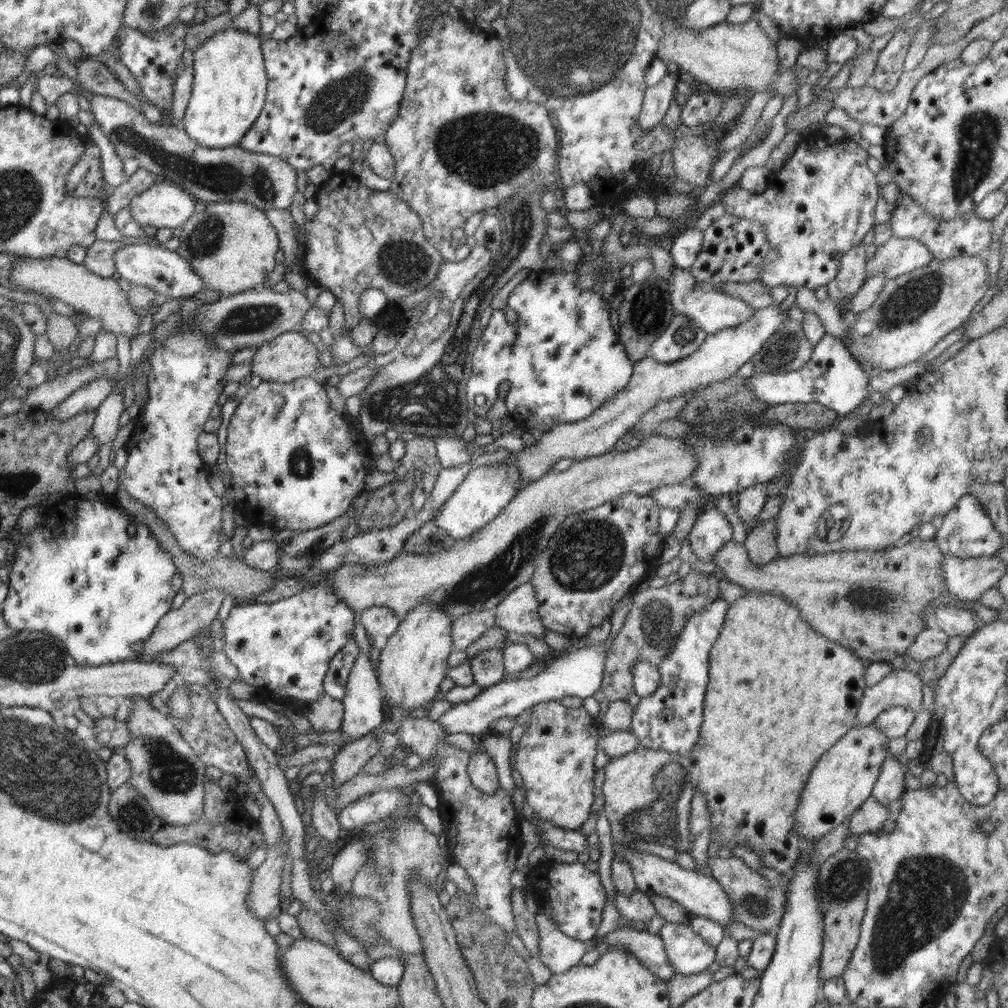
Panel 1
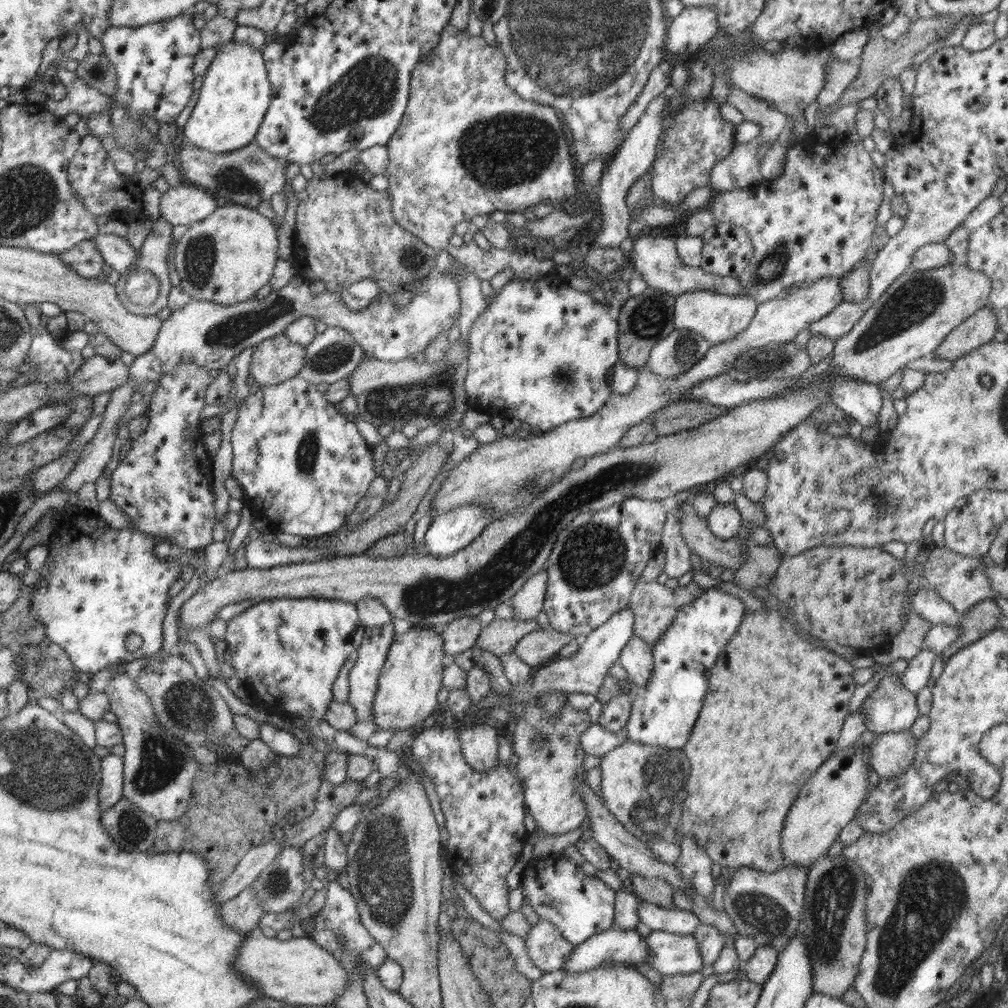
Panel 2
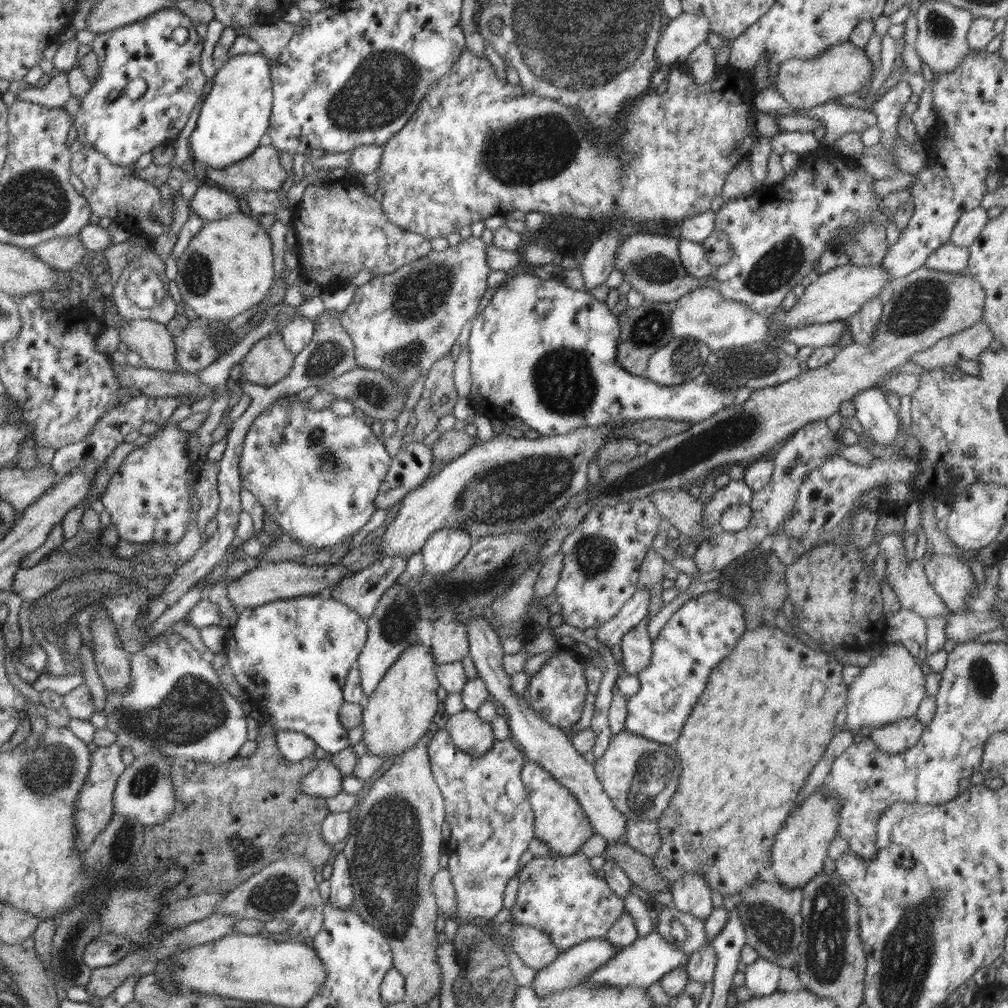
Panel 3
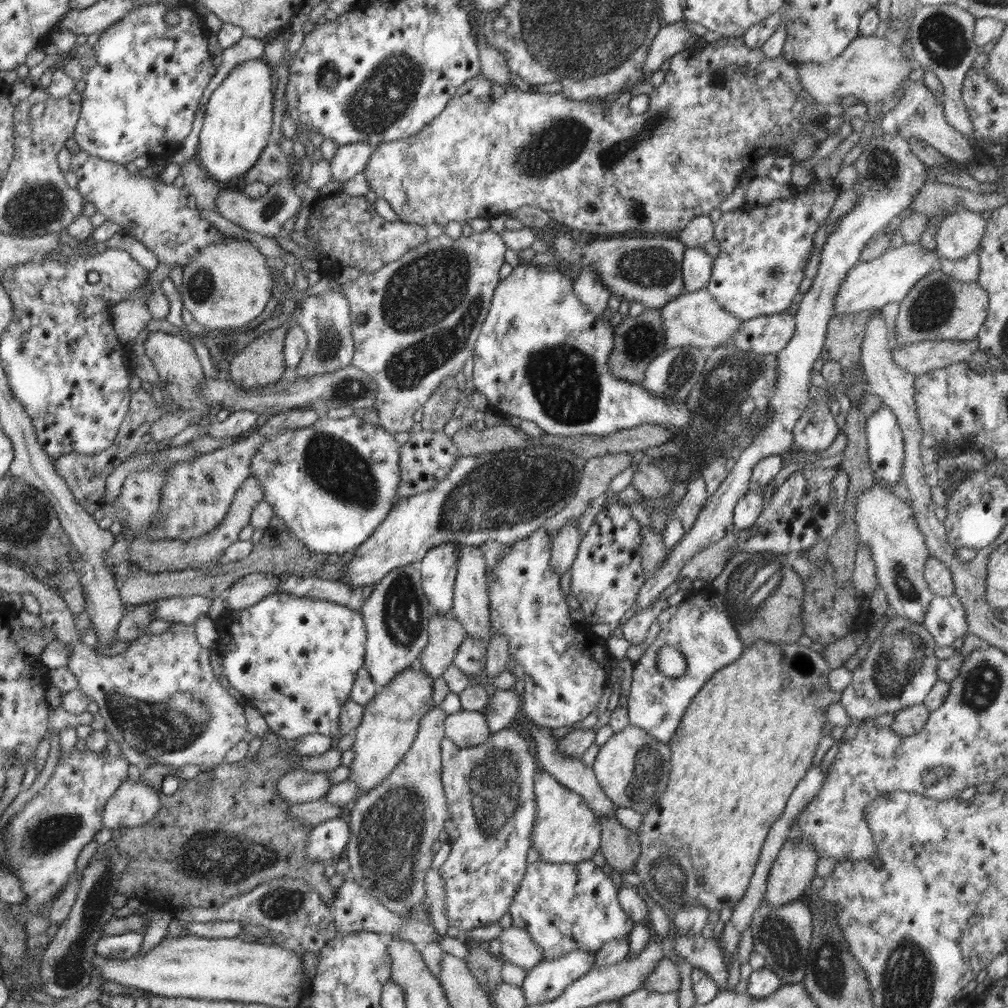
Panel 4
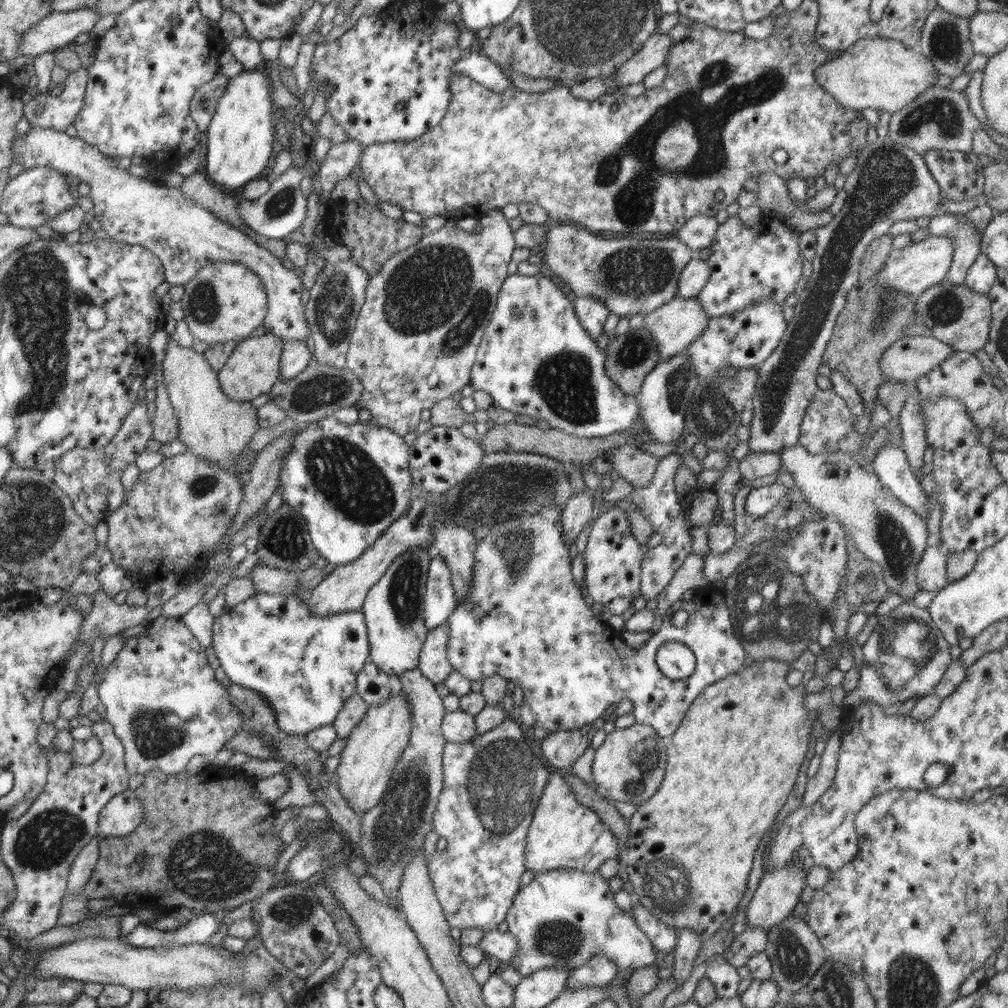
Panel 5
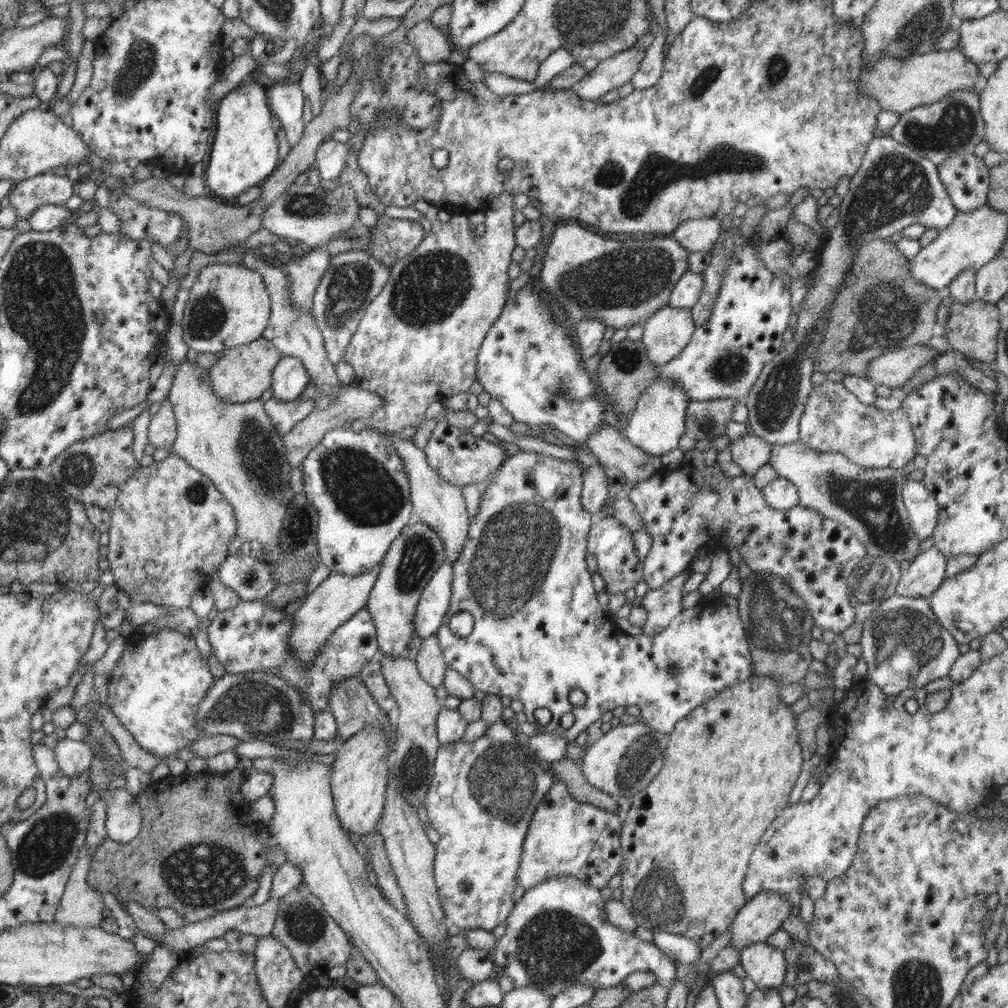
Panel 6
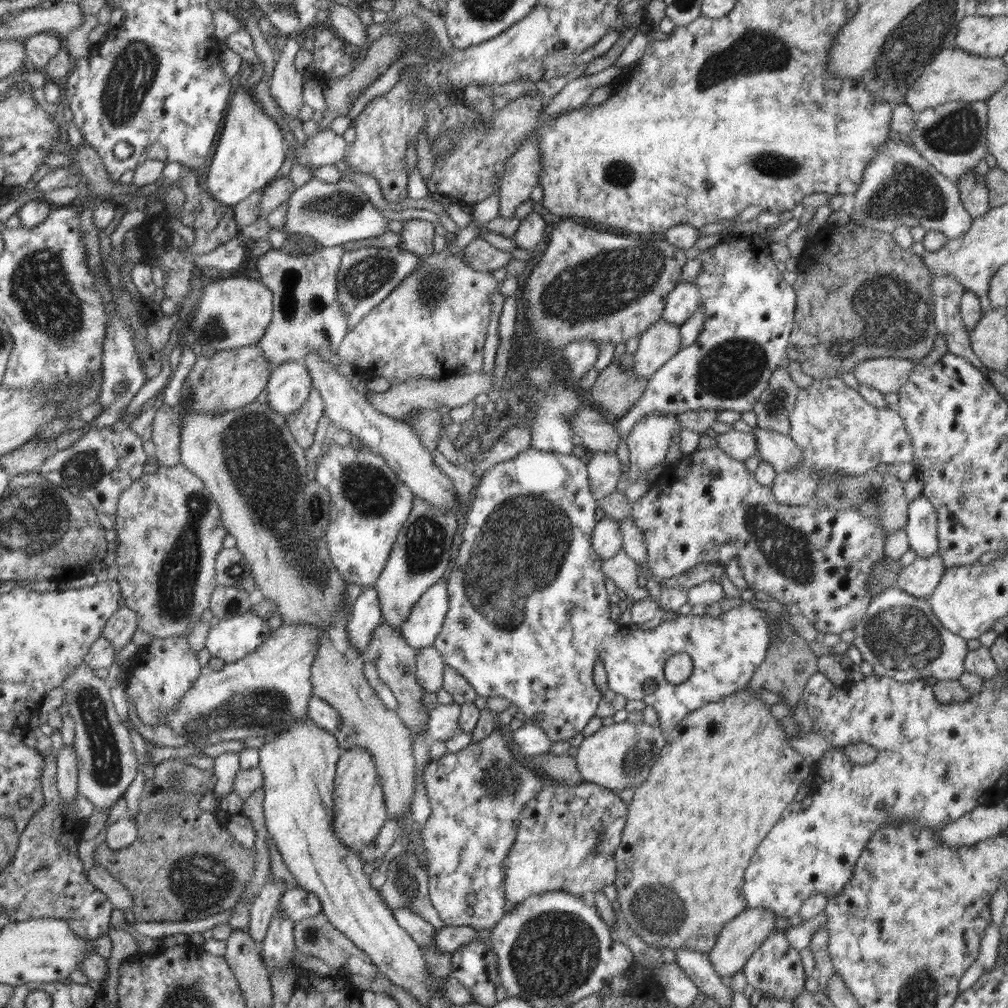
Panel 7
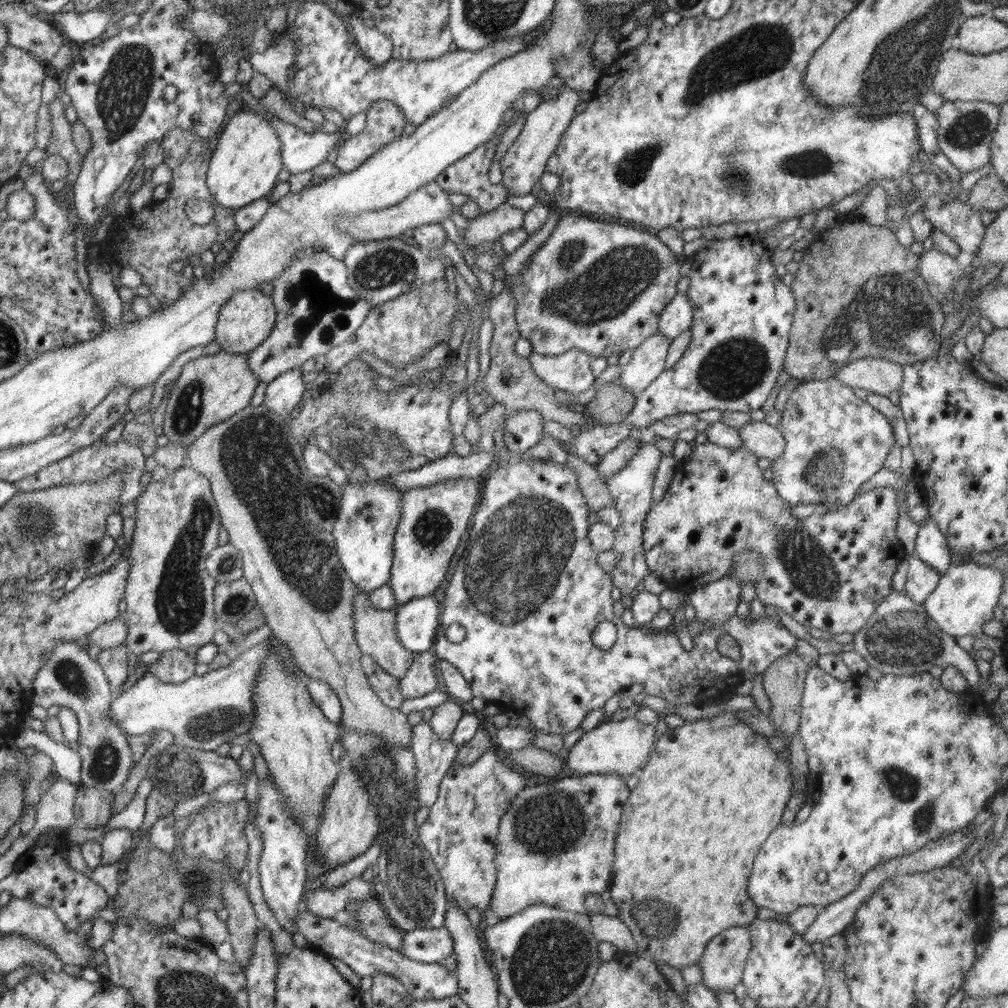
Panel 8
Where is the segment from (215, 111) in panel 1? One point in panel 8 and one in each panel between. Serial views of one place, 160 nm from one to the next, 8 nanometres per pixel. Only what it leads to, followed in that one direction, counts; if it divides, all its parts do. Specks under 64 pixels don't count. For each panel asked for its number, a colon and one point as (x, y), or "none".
2: (235, 93)
3: (235, 115)
4: (237, 122)
5: (240, 142)
6: (245, 150)
7: (251, 150)
8: (245, 165)

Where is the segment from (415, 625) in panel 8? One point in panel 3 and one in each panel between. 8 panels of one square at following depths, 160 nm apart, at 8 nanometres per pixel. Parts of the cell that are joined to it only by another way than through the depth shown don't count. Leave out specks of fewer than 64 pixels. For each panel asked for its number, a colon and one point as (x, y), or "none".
3: (444, 549)
4: (438, 567)
5: (439, 600)
6: (434, 602)
7: (425, 621)

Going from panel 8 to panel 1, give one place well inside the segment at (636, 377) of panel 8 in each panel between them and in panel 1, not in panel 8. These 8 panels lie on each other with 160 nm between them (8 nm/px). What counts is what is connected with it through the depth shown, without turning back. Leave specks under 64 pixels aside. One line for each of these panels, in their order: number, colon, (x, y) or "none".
1: (712, 310)
2: (718, 318)
3: (704, 315)
4: (694, 318)
5: (674, 326)
6: (665, 334)
7: (657, 345)

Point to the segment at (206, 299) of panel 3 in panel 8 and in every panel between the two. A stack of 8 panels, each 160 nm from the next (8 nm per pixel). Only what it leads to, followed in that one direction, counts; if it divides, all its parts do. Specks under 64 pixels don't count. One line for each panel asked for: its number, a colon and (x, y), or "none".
4: (228, 285)
5: (225, 302)
6: (228, 305)
7: (235, 311)
8: (245, 321)

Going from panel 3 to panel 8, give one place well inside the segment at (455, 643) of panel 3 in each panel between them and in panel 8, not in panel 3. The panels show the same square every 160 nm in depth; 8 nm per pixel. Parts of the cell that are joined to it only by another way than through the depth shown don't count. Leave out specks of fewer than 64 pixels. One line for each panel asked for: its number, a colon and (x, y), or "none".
4: (446, 634)
5: (433, 663)
6: (429, 661)
7: (429, 663)
8: (420, 679)

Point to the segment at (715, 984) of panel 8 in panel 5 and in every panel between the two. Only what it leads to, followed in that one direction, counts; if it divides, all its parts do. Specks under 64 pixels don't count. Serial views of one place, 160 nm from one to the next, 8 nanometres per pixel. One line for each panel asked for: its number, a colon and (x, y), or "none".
5: (778, 892)
6: (765, 913)
7: (743, 935)

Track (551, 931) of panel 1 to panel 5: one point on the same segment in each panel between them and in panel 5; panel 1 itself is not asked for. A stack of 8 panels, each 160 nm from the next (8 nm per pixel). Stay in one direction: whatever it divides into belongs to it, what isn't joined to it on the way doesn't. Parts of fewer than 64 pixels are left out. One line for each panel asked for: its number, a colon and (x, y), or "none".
2: (549, 950)
3: (535, 948)
4: (518, 949)
5: (501, 947)

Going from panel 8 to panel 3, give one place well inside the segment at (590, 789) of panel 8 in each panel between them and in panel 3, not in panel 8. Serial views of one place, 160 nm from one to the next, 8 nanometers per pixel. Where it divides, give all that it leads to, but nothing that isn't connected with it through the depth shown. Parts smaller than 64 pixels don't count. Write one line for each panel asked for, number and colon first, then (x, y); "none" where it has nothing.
3: (560, 822)
4: (565, 830)
5: (563, 834)
6: (565, 837)
7: (566, 837)

